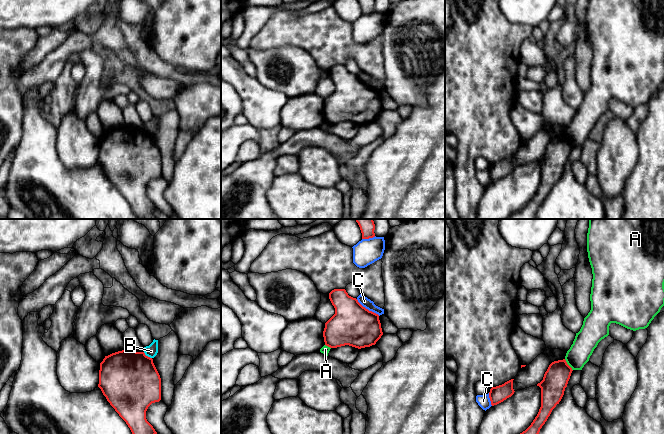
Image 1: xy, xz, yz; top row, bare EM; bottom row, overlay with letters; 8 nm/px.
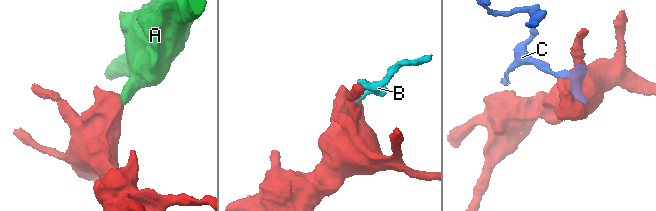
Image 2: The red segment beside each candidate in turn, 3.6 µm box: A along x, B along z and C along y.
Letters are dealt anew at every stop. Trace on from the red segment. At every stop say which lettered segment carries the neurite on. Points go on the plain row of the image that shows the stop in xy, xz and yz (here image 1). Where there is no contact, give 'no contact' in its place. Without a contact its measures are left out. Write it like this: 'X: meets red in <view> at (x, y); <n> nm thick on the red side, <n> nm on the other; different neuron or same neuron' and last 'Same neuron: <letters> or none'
A: meets red in yz at (568, 141); 200 nm thick on the red side, 190 nm on the other; different neuron
B: meets red in xy at (147, 132); 480 nm thick on the red side, 100 nm on the other; different neuron
C: meets red in xz at (367, 85); 340 nm thick on the red side, 80 nm on the other; different neuron
Same neuron: none

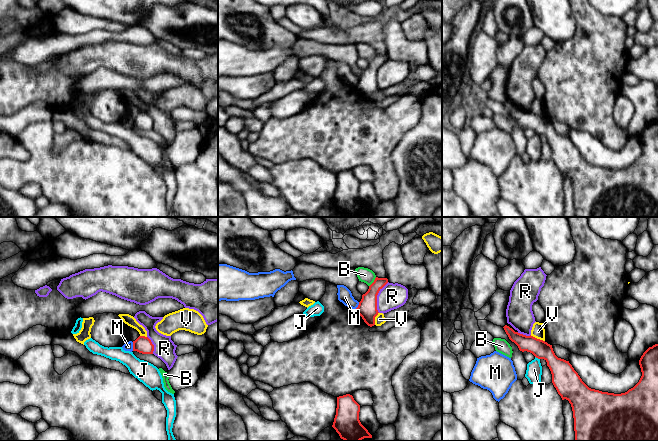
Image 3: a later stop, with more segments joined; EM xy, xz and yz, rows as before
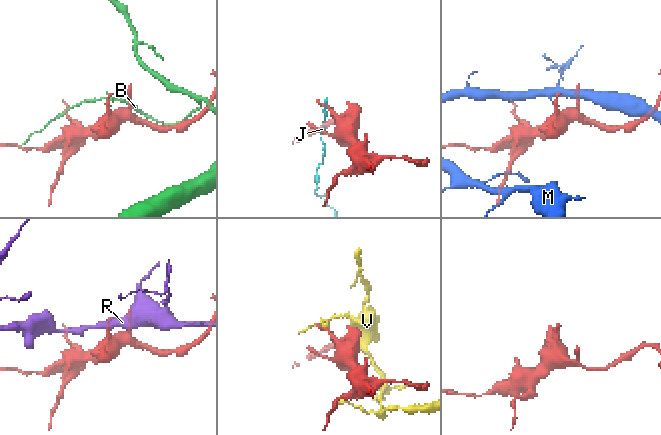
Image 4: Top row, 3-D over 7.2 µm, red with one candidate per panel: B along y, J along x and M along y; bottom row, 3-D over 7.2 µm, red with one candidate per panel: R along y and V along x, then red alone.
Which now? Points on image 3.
B: meets red in xz at (373, 58); 160 nm thick on the red side, 120 nm on the other; different neuron
J: meets red in yz at (537, 133); 190 nm thick on the red side, 130 nm on the other; different neuron
M: meets red in xy at (133, 122); 140 nm thick on the red side, 70 nm on the other; different neuron
R: meets red in xz at (376, 73); 160 nm thick on the red side, 200 nm on the other; different neuron
V: meets red in yz at (536, 114); 150 nm thick on the red side, 110 nm on the other; different neuron
Same neuron: none

